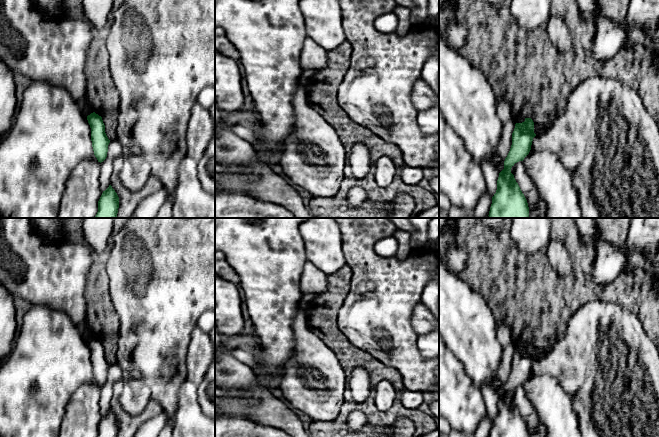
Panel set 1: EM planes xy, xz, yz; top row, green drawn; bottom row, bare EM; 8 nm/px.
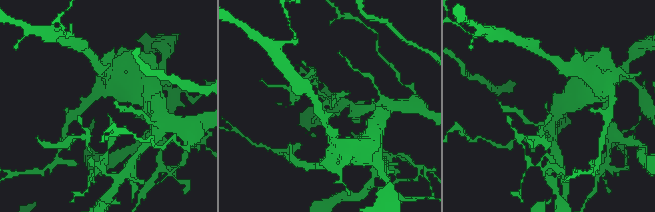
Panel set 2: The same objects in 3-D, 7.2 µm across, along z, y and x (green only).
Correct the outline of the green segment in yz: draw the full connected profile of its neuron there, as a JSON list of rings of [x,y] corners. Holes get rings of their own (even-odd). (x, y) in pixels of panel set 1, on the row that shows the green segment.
[[[531,118],[515,124],[512,145],[505,158],[504,169],[499,173],[496,193],[492,197],[489,218],[529,218],[527,200],[511,173],[511,168],[529,154],[535,136]]]

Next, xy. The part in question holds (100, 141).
[[[95,112],[87,116],[91,128],[91,141],[94,155],[98,162],[103,162],[107,157],[110,140],[105,133],[105,125],[102,117]]]

